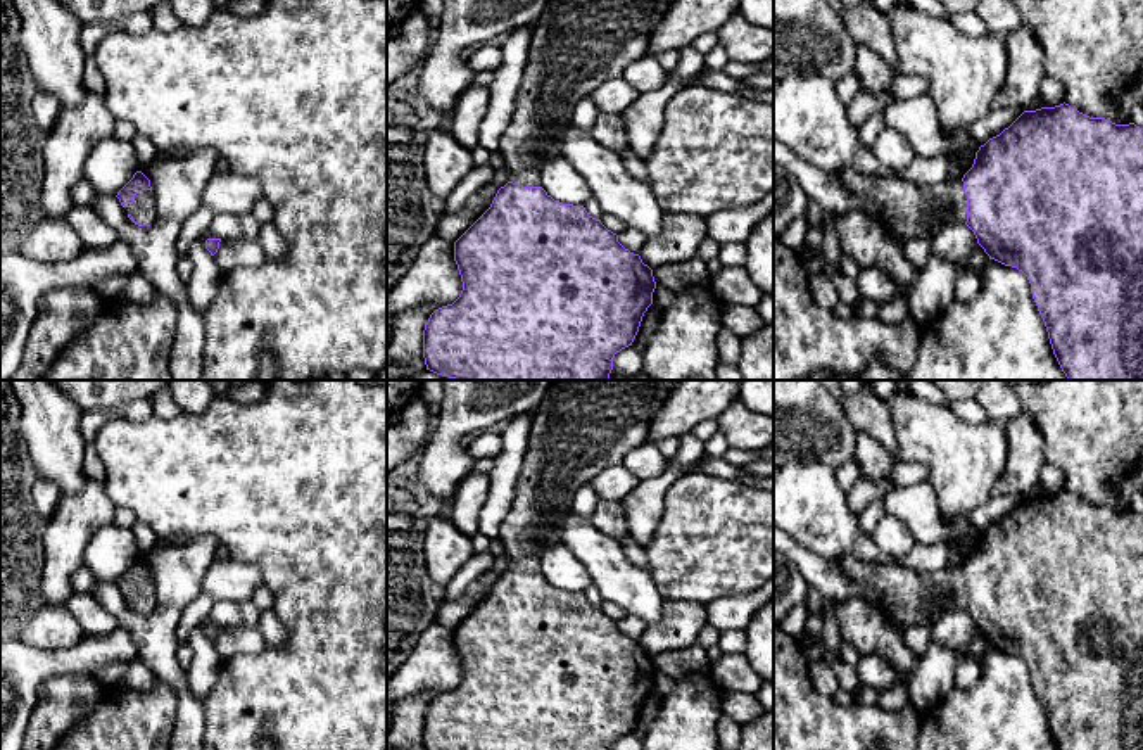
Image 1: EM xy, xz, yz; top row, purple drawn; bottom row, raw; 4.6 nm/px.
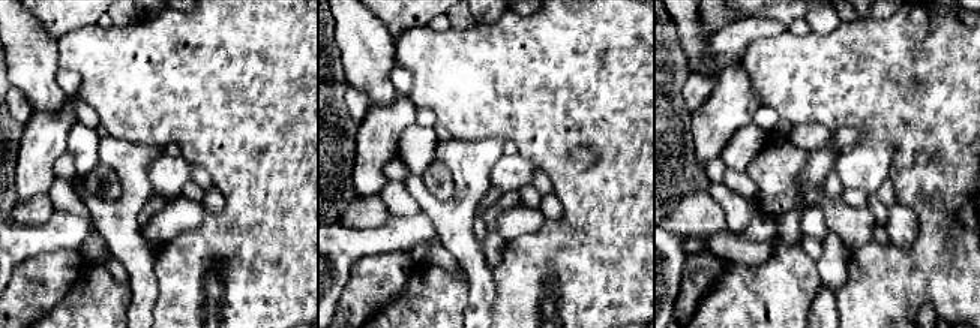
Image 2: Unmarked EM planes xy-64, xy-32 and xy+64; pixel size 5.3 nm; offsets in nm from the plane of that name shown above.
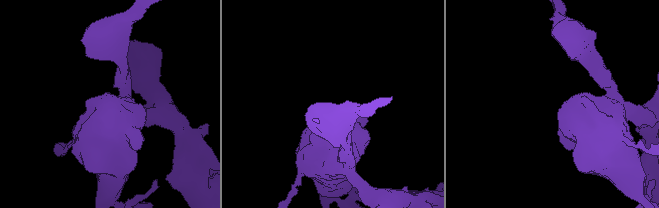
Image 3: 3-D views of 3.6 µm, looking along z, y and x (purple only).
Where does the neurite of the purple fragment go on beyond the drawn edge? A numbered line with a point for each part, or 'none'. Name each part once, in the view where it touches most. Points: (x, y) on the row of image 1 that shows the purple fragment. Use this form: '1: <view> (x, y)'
1: yz (905, 209)

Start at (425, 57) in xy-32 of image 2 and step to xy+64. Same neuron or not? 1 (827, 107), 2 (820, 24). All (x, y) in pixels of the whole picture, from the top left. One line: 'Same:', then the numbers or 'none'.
Same: 1

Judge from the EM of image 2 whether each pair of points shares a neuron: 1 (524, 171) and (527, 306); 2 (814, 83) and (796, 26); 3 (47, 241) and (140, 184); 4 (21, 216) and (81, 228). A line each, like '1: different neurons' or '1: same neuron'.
1: different neurons
2: different neurons
3: different neurons
4: different neurons

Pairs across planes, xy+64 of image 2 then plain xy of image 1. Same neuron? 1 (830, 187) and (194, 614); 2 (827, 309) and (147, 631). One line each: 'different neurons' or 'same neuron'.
1: same neuron
2: same neuron

